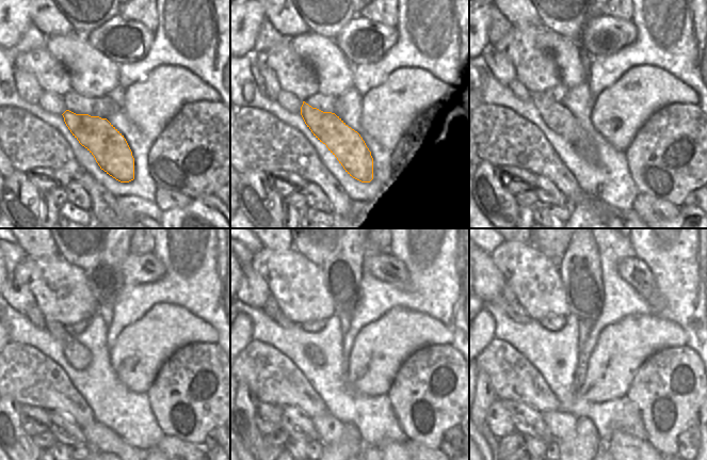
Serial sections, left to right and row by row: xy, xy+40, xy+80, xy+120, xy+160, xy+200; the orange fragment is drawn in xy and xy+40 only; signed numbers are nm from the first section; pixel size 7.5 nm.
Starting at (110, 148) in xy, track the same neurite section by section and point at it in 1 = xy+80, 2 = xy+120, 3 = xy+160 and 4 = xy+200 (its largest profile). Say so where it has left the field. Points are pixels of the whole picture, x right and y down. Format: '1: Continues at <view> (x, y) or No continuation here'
1: Continues at xy+80 (556, 115)
2: Continues at xy+120 (79, 357)
3: Continues at xy+160 (315, 354)
4: Continues at xy+200 (514, 311).

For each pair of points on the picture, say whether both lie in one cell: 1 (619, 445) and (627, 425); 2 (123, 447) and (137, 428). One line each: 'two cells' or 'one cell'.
1: two cells
2: two cells

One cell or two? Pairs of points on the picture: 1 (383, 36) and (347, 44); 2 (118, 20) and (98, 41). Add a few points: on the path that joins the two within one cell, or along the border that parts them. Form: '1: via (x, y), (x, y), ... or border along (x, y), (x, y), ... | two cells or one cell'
1: via (374, 38), (355, 41) | one cell
2: via (113, 26), (103, 35) | one cell

